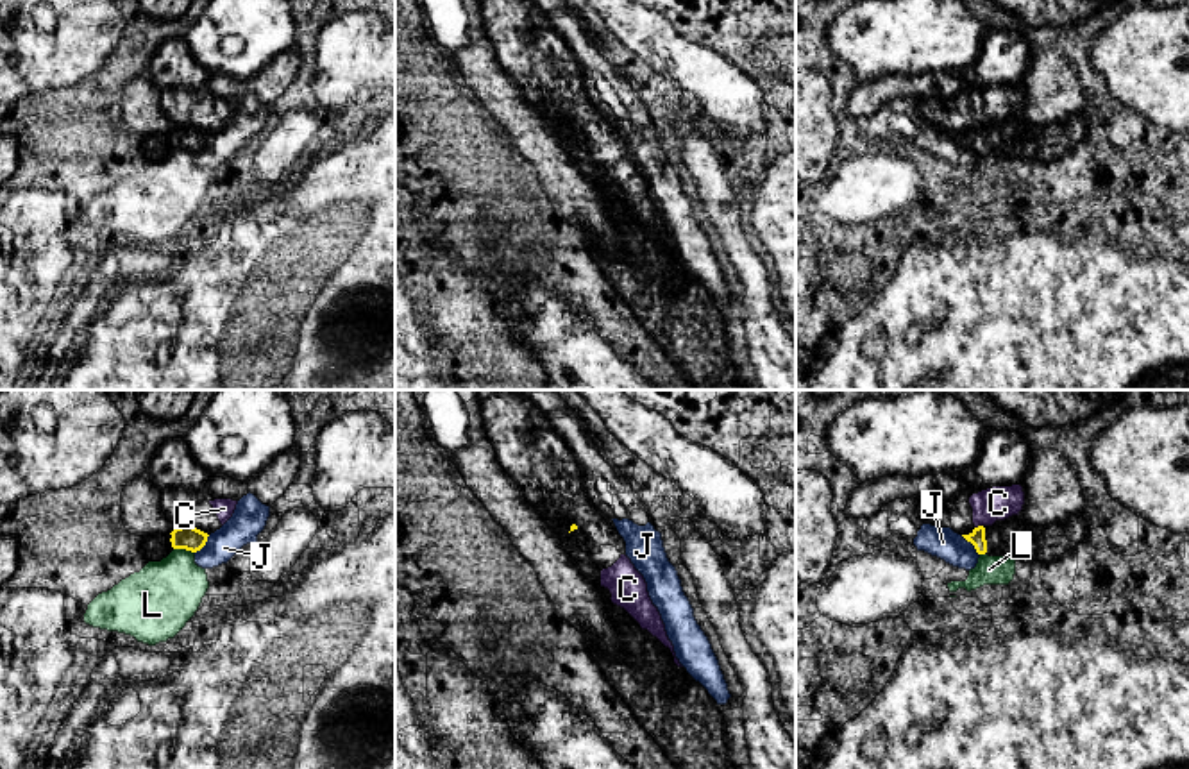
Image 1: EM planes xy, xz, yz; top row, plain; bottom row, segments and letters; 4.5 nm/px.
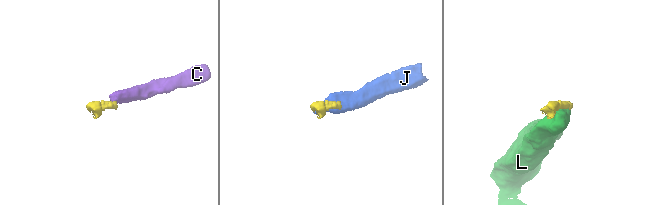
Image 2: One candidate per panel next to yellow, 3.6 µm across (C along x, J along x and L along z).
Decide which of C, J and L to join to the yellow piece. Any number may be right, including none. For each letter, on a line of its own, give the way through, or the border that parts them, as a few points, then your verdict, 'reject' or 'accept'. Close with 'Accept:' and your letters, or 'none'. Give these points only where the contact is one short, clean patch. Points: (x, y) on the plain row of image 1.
C: border along yz (982, 124), (975, 127); reject
J: border along yz (961, 135), (978, 154); reject
L: border along xy (174, 147), (185, 147), (193, 152); reject
Accept: none

